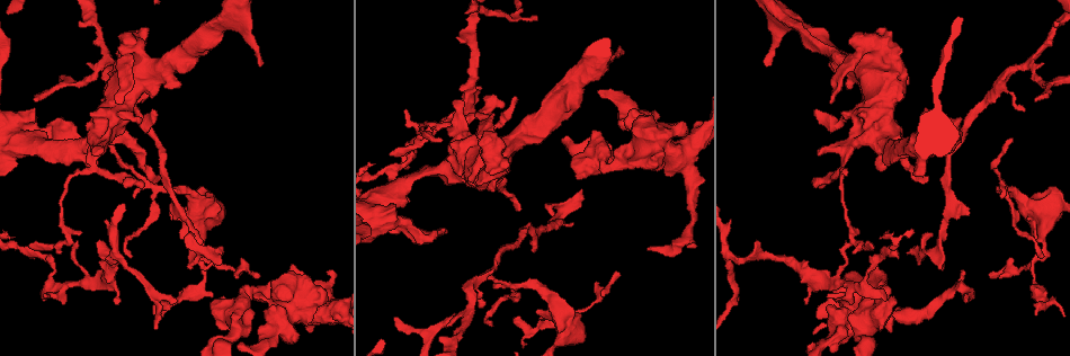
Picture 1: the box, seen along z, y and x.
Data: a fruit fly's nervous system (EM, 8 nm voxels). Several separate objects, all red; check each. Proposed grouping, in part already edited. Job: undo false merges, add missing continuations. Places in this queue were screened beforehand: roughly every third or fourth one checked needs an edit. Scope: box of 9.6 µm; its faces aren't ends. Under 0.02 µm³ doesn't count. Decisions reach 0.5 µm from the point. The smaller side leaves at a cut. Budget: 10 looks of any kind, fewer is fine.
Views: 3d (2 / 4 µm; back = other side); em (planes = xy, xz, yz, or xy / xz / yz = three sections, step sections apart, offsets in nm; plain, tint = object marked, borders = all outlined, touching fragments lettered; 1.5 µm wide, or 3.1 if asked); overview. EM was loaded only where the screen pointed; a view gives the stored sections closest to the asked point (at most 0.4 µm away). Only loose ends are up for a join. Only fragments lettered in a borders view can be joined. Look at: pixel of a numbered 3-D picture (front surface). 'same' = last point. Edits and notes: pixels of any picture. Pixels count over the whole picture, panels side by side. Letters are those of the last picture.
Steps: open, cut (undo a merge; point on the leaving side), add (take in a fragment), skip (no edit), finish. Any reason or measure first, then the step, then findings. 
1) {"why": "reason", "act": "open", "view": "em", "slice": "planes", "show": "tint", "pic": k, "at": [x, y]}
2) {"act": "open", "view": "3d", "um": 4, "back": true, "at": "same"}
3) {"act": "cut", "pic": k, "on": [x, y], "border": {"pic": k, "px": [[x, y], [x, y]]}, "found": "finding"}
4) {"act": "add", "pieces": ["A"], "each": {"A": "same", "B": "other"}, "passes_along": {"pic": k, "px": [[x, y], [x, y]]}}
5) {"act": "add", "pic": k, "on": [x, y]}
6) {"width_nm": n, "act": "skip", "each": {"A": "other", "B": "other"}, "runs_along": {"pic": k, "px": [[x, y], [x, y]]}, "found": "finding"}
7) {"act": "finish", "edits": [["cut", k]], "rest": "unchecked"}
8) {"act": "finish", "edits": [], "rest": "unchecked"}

{"why": "three arms meet", "act": "open", "view": "em", "slice": "yz", "step": 4, "show": "tint", "pic": 1, "at": [732, 256]}

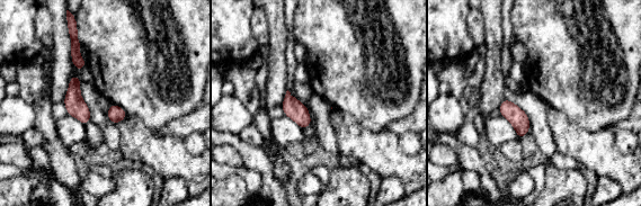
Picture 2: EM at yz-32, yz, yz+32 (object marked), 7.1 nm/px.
{"why": "another direction", "act": "open", "view": "em", "slice": "planes", "show": "tint", "at": "same"}

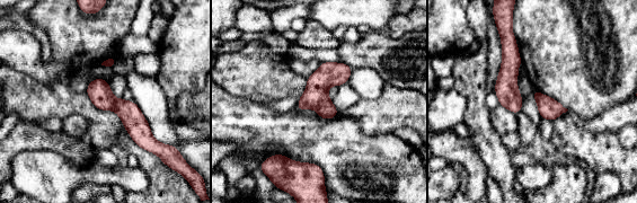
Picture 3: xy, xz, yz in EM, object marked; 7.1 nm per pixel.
{"act": "open", "view": "em", "slice": "planes", "show": "borders", "at": "same"}

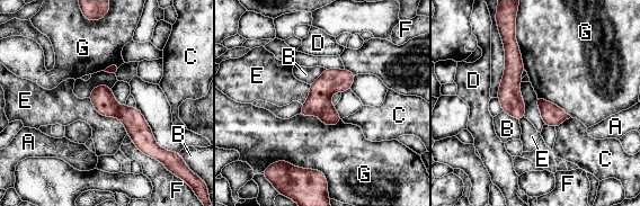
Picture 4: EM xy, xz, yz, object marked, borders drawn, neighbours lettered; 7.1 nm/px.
{"width_nm": 160, "act": "skip", "each": {"A": "other", "B": "other", "C": "other", "D": "other", "E": "other", "F": "other", "G": "other"}, "border": {"pic": 4, "px": [[268, 164], [318, 169], [328, 184]]}, "found": "one neuron here"}

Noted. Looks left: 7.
{"why": "calibre changes", "act": "open", "view": "em", "slice": "planes", "show": "plain", "pic": 1, "at": [127, 137]}

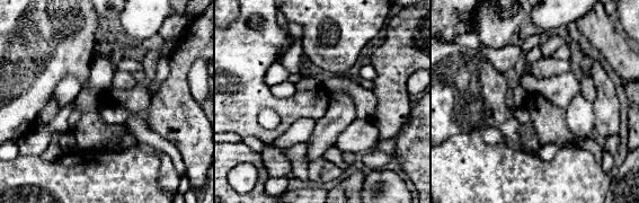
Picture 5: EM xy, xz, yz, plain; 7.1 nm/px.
{"act": "open", "view": "em", "slice": "planes", "show": "borders", "at": "same"}

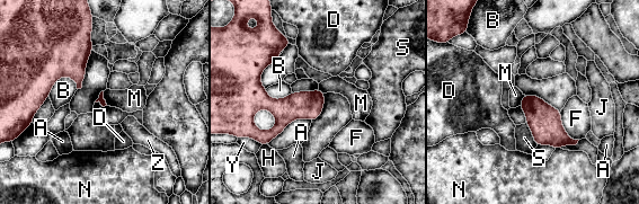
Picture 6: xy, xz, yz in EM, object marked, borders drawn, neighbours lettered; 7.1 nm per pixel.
{"act": "skip", "each": {"A": "other", "B": "other", "D": "other", "F": "other", "H": "other", "J": "other", "M": "other", "N": "other", "S": "other", "Y": "other", "Z": "other"}, "found": "all the same neuron"}

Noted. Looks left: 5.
{"why": "two arms in line, one across", "act": "open", "view": "3d", "um": 2, "pic": 1, "at": [836, 275]}

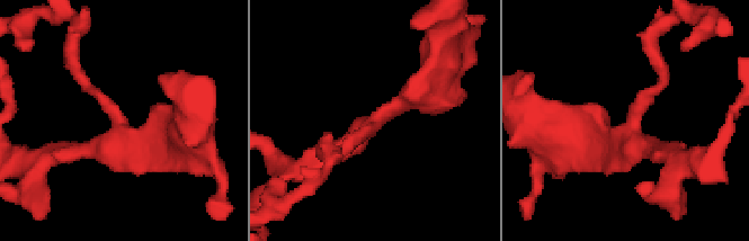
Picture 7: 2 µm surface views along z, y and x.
{"act": "open", "view": "em", "slice": "xy", "step": 4, "show": "tint", "pic": 7, "at": [111, 119]}

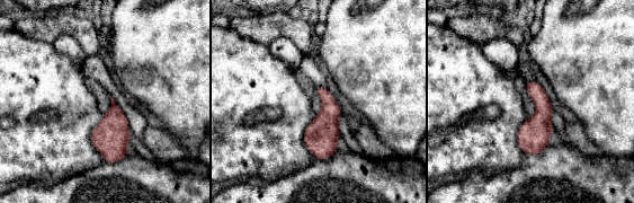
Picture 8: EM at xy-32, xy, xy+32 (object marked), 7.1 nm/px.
{"act": "open", "view": "em", "slice": "planes", "show": "borders", "at": "same"}

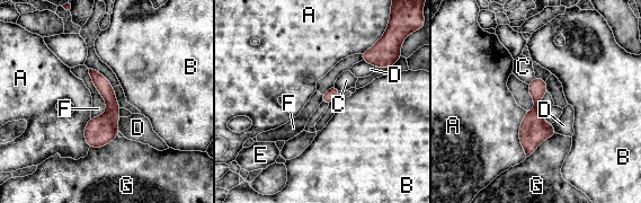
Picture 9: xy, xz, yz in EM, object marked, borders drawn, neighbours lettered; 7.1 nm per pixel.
{"width_nm": 90, "act": "skip", "each": {"A": "other", "B": "other", "C": "other", "D": "other", "E": "other", "F": "other", "G": "other"}, "runs_along": {"pic": 9, "px": [[537, 80], [536, 109], [527, 151]]}, "found": "continuous, no second neuron"}

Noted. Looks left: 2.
{"act": "finish", "edits": [], "rest": "unchecked"}

